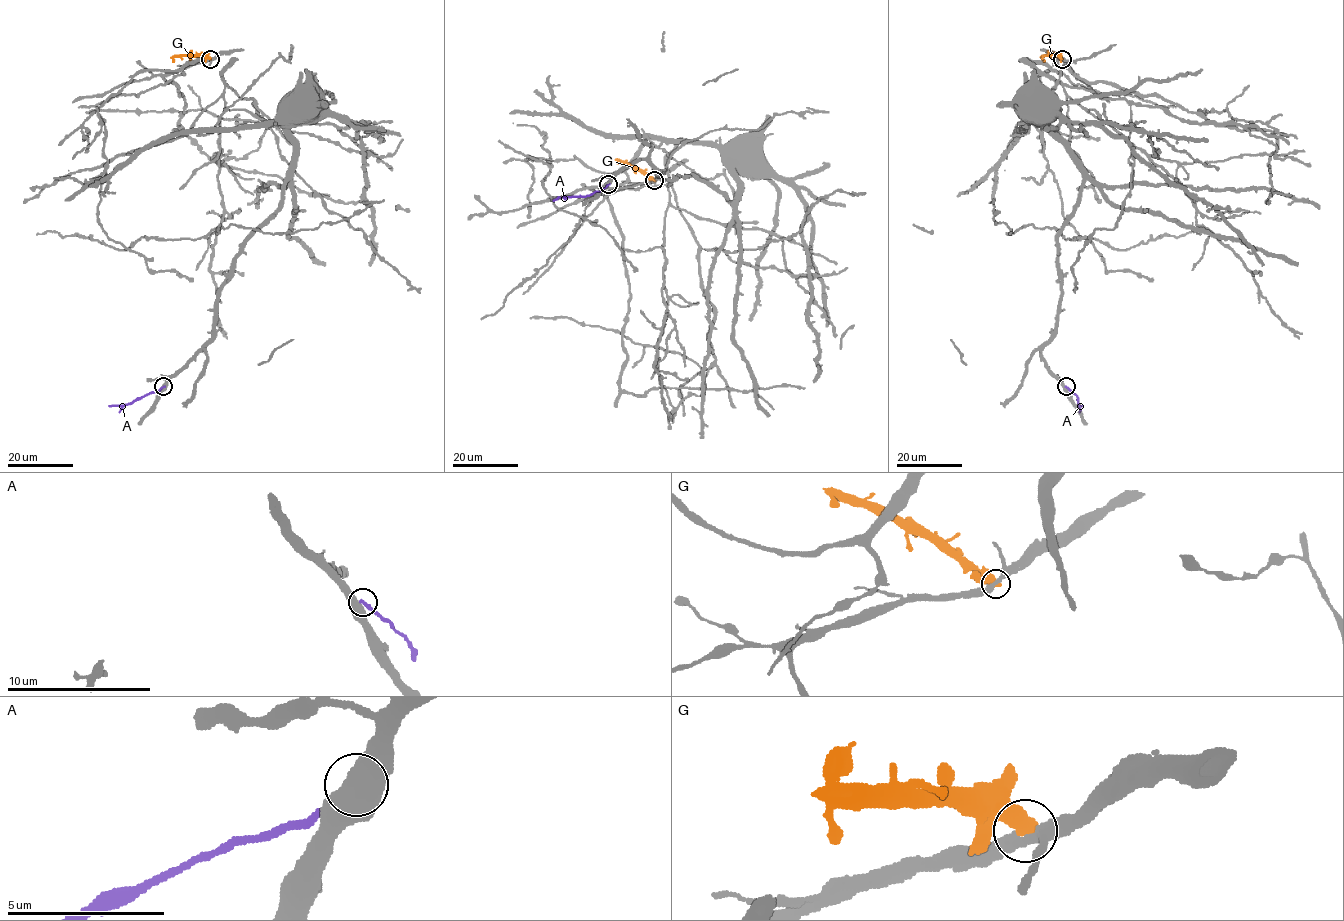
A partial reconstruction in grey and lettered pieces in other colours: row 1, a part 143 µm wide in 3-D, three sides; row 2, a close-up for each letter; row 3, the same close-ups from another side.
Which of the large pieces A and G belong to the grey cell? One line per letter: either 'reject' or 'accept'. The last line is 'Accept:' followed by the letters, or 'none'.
A: reject
G: reject
Accept: none

